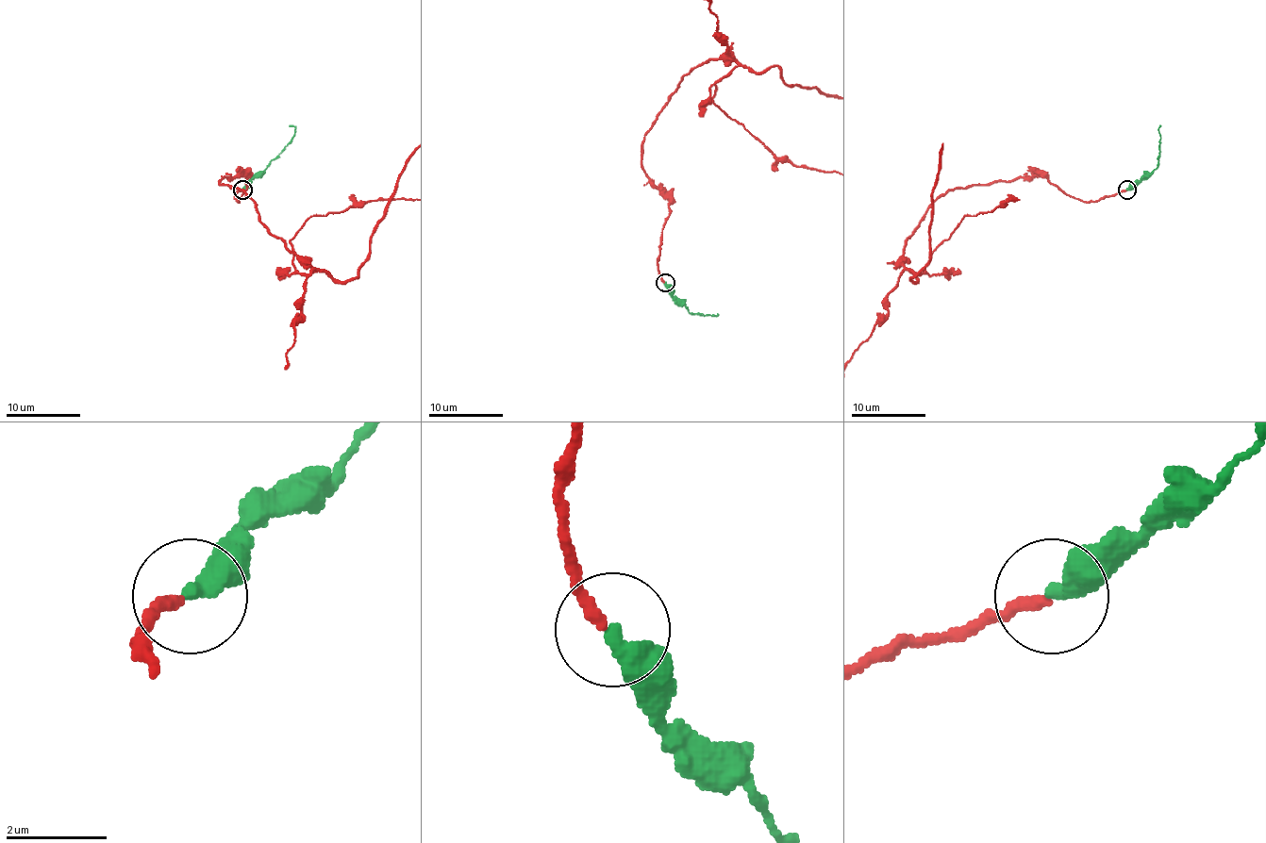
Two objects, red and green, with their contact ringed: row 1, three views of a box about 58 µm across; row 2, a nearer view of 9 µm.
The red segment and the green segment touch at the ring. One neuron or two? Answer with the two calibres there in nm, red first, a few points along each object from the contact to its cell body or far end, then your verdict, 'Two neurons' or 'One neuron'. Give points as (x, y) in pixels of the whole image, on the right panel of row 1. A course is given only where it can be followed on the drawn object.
Thickness 240 nm (red) against 400 nm. Course of green: (1127, 190), (1157, 166), (1161, 124). One neuron

